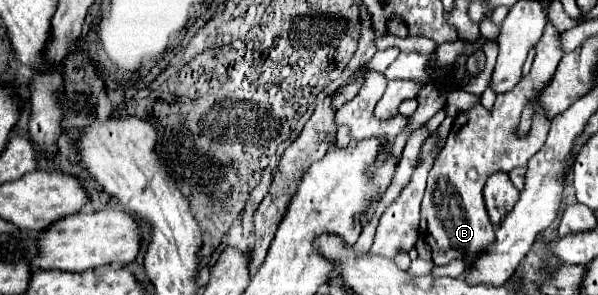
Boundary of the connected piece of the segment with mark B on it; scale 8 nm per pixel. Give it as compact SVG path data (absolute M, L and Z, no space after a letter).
M548 22L544 36L536 44L536 58L530 74L526 74L512 92L500 94L492 112L480 106L478 110L470 110L454 120L446 146L428 174L428 186L422 200L422 238L430 244L436 266L444 266L454 258L476 260L494 242L494 228L484 208L482 188L488 176L494 172L510 172L516 166L526 166L528 160L544 146L550 128L544 114L534 116L536 120L532 122L532 130L524 138L516 136L516 126L524 106L538 96L540 88L544 88L556 72L556 66L564 56L560 38L562 32Z

